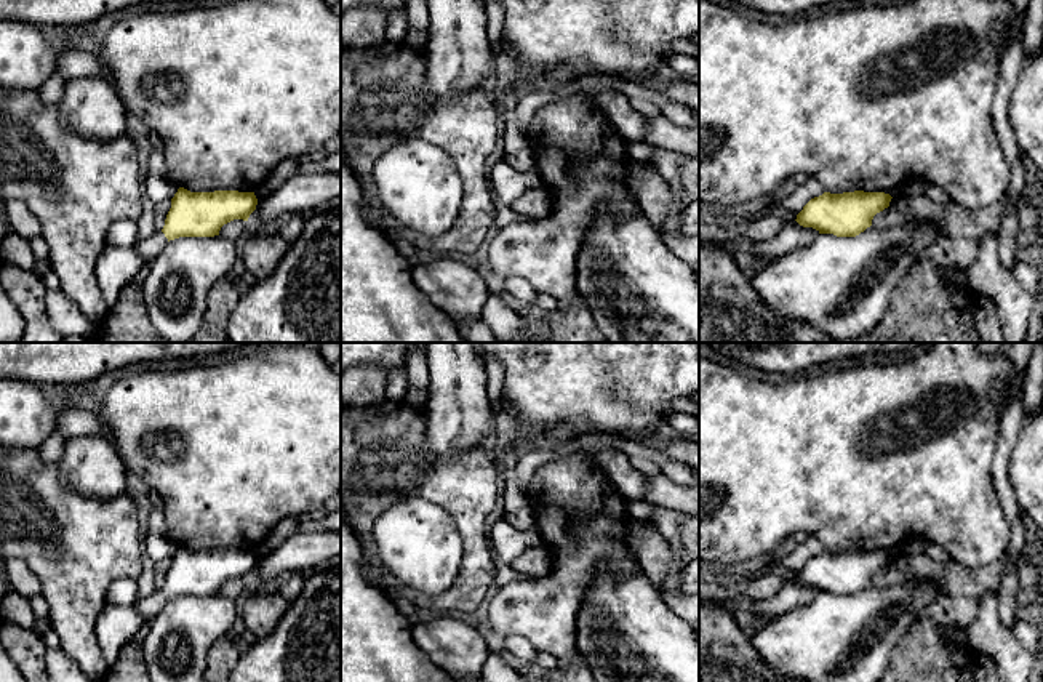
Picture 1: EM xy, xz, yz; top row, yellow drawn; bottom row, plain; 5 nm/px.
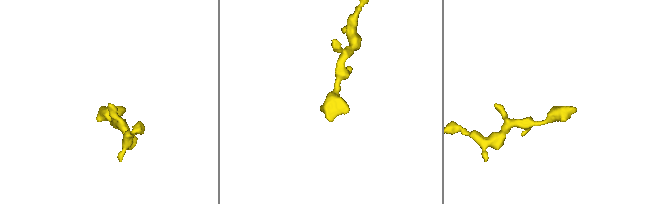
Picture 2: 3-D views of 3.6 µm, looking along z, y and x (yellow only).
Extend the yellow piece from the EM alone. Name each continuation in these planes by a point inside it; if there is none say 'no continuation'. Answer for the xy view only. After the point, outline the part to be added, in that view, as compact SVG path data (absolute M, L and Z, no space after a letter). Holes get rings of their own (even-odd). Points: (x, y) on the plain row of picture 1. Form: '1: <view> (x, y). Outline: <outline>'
1: xy (149, 607). Outline: M155 591L152 596L146 599L139 599L131 605L139 615L142 615L146 620L152 620L157 616L157 613L162 610L162 607L168 602L168 597L165 592Z

